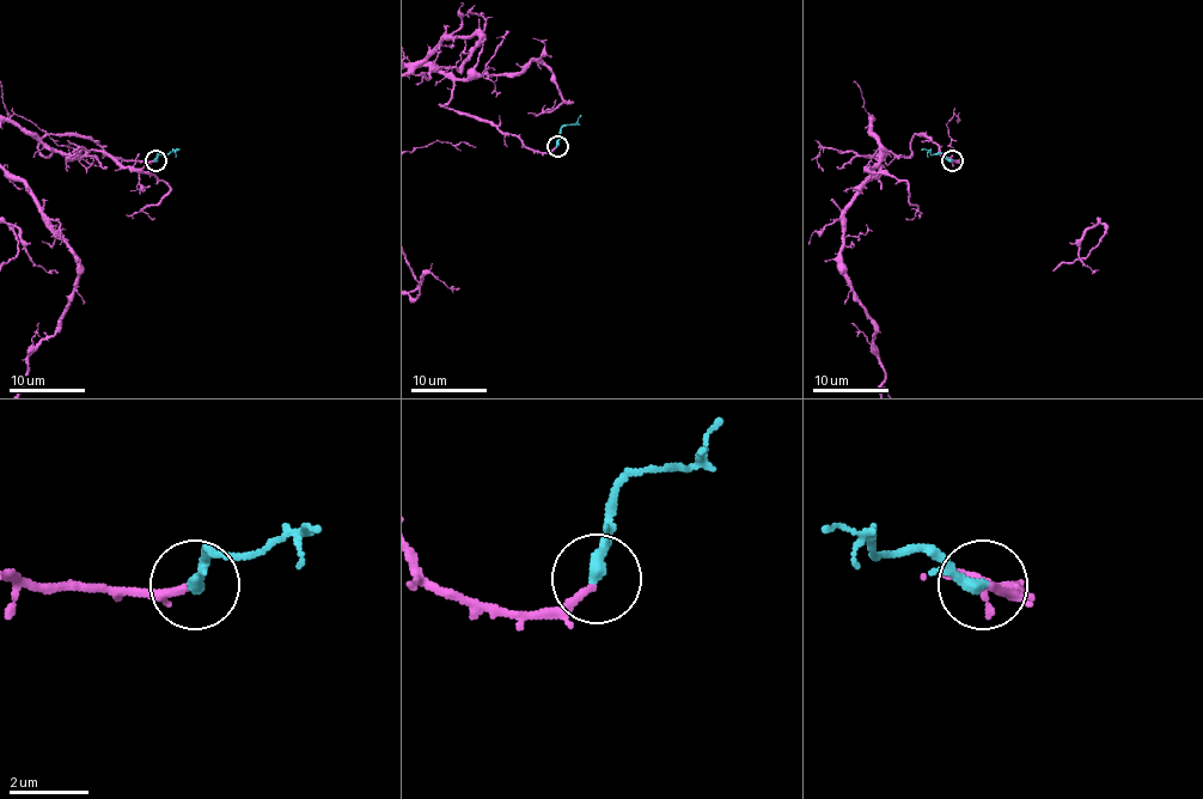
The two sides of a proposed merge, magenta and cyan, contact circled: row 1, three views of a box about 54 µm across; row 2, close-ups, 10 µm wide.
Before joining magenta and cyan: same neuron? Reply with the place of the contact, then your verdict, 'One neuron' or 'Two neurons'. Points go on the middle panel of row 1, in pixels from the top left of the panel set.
Place: (557, 146). One neuron

